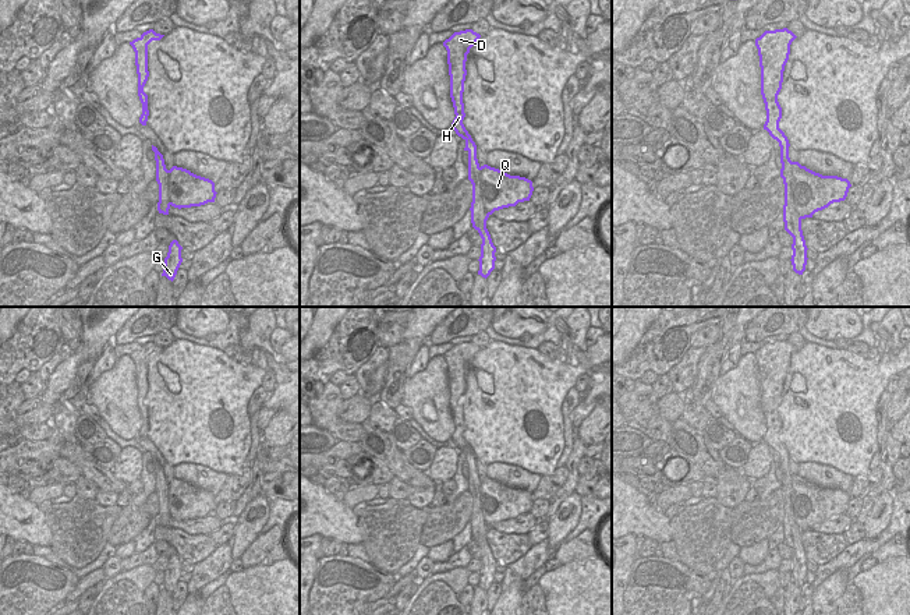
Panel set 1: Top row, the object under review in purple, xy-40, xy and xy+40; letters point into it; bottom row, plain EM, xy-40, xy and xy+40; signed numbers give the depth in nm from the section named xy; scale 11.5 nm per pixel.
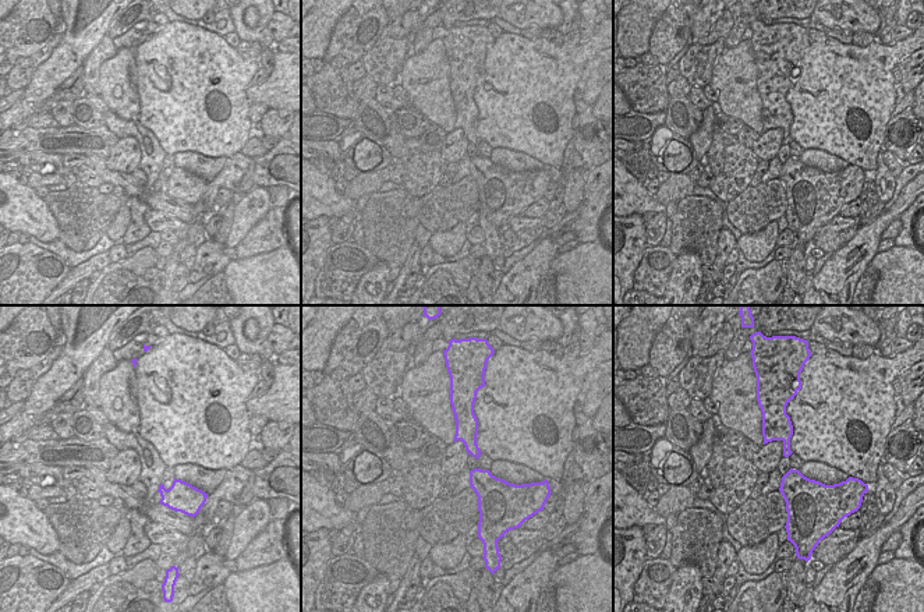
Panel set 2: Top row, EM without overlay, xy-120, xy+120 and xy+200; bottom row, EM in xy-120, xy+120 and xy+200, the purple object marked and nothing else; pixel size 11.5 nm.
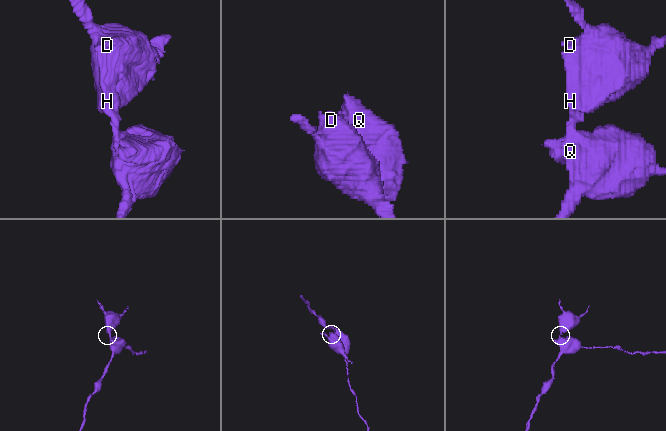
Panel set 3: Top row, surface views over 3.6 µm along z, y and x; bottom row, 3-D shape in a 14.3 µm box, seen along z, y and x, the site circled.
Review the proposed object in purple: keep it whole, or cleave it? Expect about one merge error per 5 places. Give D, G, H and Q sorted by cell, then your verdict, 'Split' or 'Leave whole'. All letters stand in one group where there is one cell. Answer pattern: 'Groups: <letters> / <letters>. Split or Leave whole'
Groups: D G H / Q. Split.

